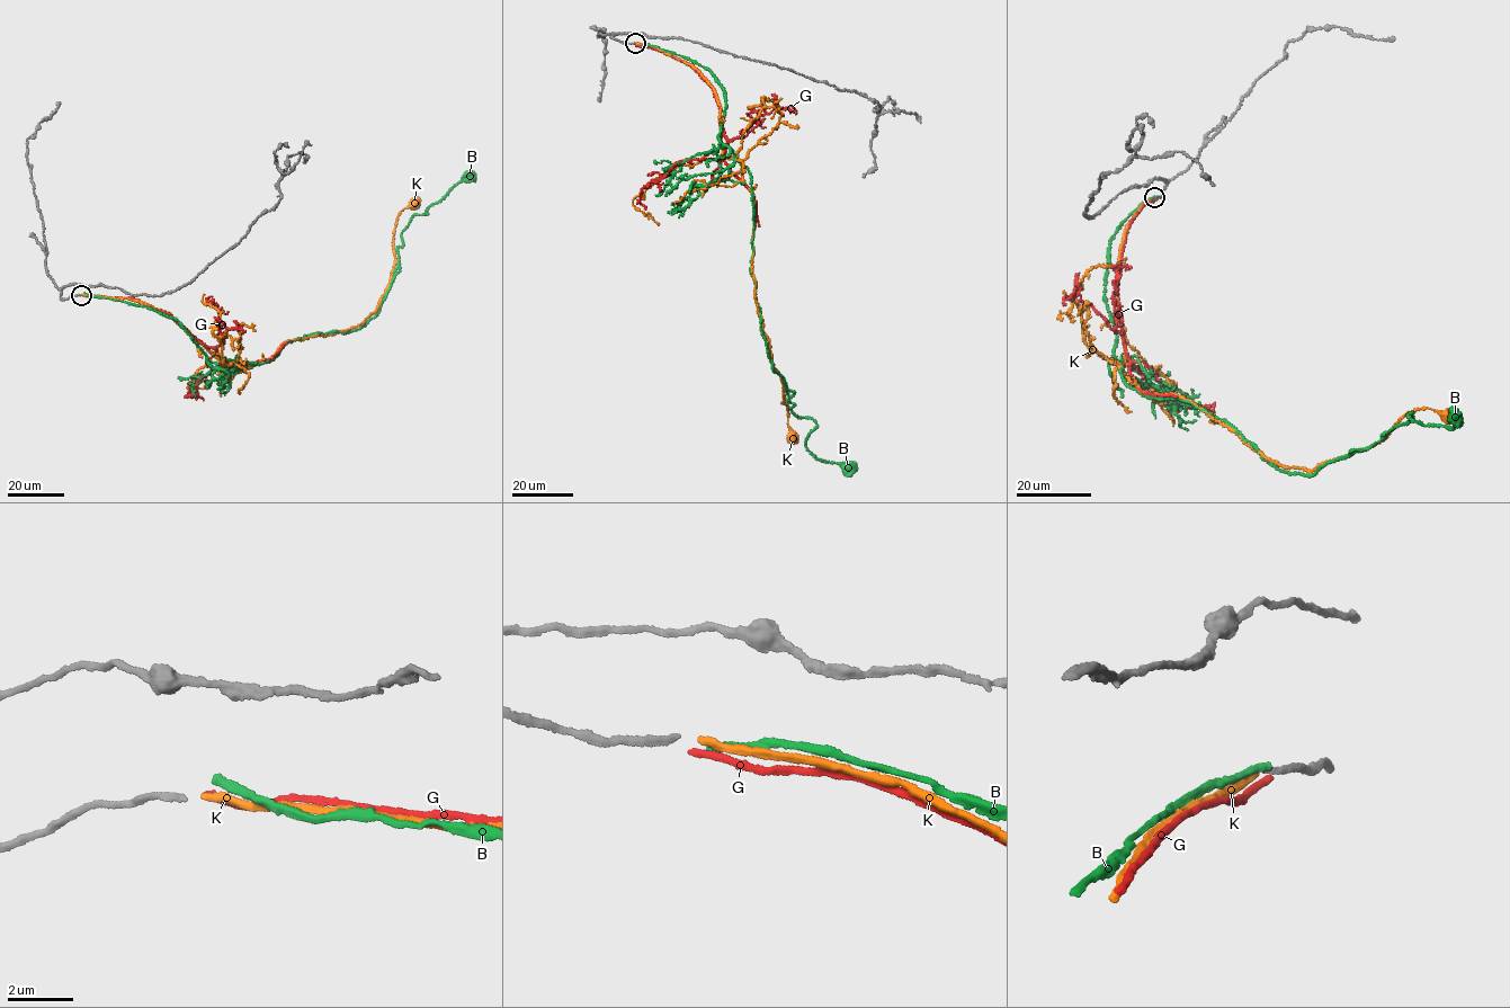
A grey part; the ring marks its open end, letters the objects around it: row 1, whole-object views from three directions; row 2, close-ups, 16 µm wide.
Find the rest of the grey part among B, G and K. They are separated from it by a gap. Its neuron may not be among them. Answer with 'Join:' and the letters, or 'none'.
Join: K

